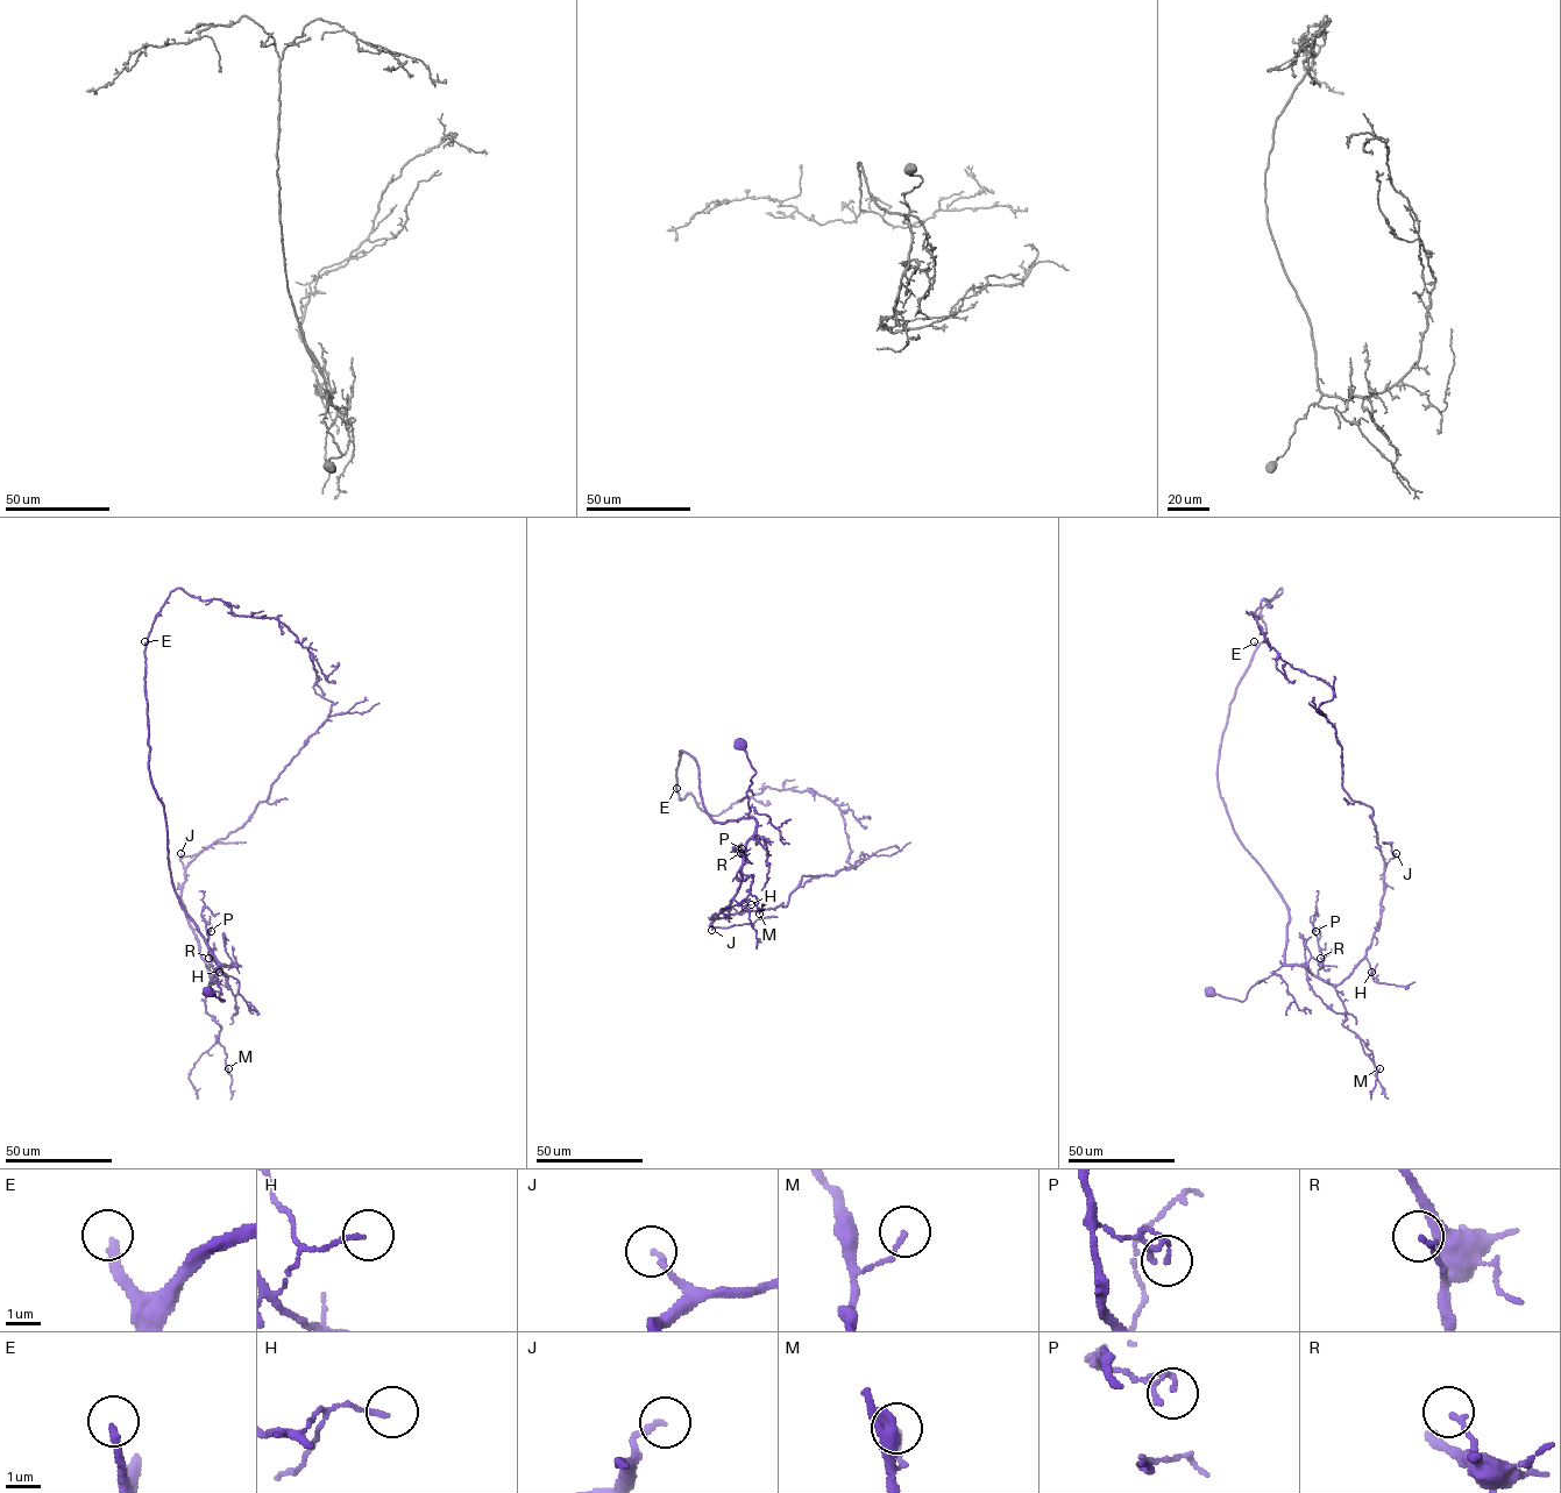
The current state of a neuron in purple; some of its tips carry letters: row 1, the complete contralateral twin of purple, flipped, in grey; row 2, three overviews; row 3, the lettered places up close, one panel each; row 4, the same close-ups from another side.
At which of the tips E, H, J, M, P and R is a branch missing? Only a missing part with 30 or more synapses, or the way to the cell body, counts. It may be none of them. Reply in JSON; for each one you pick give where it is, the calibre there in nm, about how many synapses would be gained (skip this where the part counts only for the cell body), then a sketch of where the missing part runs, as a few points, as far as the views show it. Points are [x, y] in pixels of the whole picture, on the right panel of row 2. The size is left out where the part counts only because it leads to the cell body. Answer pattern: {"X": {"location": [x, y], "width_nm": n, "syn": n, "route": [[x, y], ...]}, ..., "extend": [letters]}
{"E": {"location": [1254, 641], "width_nm": 240, "syn": 250, "route": [[1254, 641], [1253, 632], [1263, 627], [1264, 606], [1282, 592], [1260, 634], [1265, 652], [1306, 692]]}, "extend": ["E"]}

